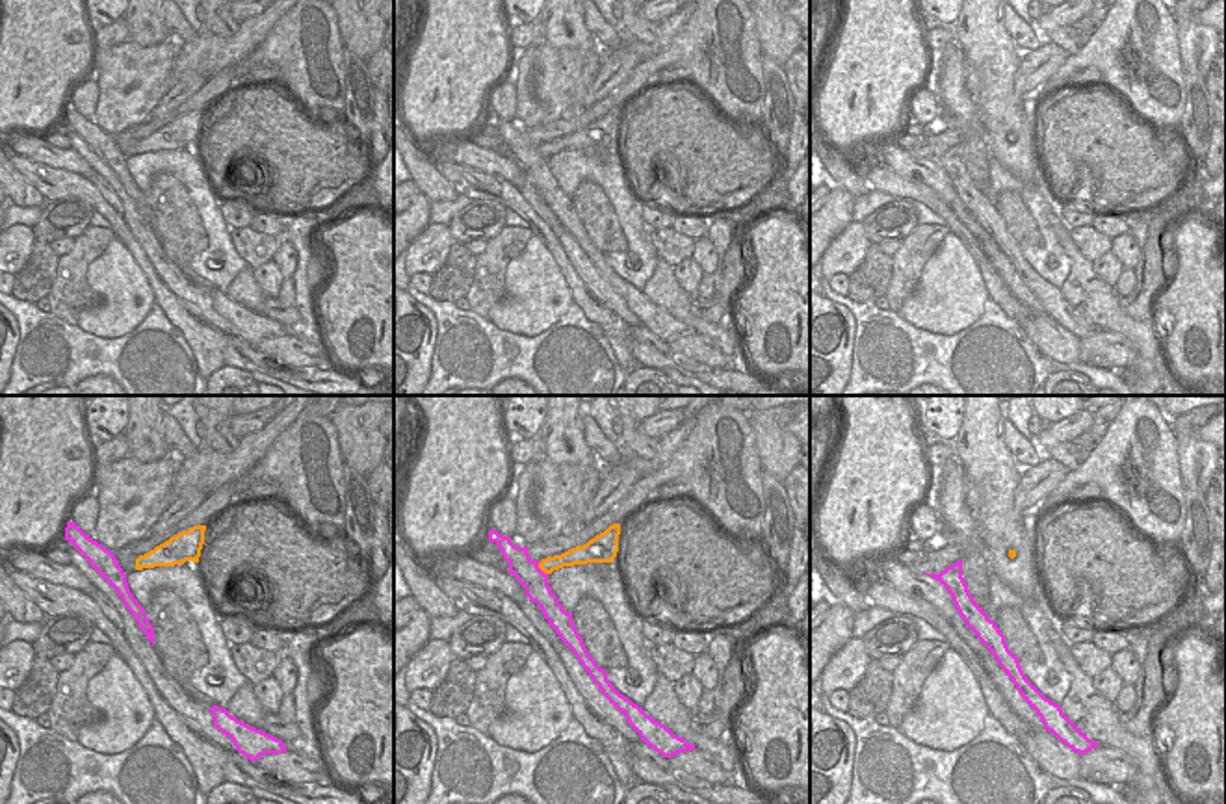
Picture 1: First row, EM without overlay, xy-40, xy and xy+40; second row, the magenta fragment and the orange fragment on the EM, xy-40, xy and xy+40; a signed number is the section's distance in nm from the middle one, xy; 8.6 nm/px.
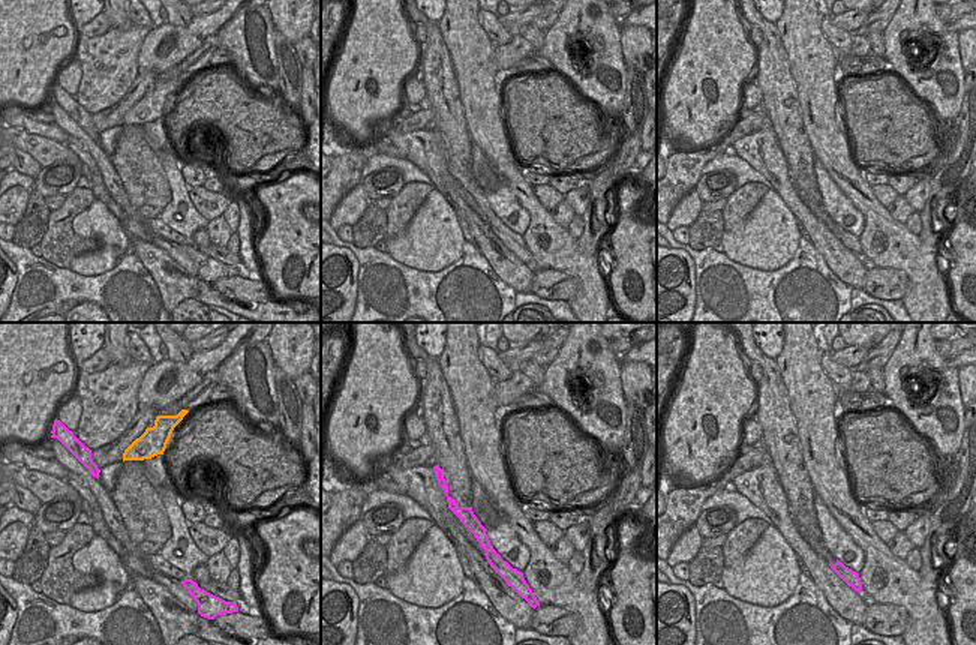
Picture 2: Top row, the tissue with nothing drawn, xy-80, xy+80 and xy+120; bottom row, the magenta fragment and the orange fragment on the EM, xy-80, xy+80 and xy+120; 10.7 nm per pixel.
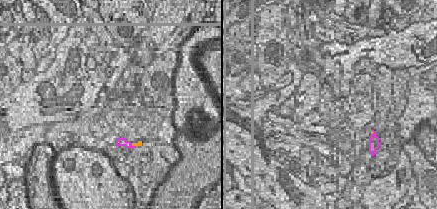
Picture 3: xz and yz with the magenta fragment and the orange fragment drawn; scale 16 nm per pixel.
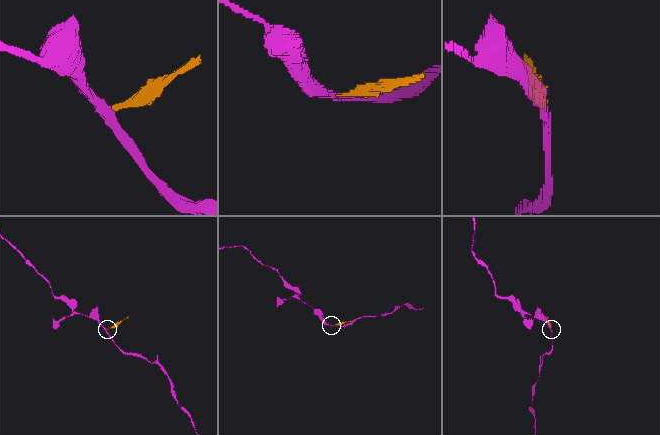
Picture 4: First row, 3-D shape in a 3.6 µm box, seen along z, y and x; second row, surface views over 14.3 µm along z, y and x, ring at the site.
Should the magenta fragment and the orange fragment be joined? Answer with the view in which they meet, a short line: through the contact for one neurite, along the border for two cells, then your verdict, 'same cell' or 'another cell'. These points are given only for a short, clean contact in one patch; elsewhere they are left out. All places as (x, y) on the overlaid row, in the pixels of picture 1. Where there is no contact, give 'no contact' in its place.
contact in xy; line xy (539, 561), (547, 574); another cell

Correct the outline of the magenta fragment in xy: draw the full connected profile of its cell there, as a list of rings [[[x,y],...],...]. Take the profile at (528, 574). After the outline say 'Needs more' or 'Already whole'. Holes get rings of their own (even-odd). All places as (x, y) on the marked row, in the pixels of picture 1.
[[[496,529],[489,531],[489,540],[496,542],[503,559],[509,563],[509,572],[526,589],[526,596],[535,602],[548,624],[555,629],[559,639],[572,650],[581,667],[589,672],[593,681],[598,685],[602,694],[626,717],[628,724],[639,733],[650,748],[663,758],[672,758],[680,752],[697,750],[685,739],[674,735],[665,724],[654,720],[630,698],[620,694],[611,681],[607,672],[596,665],[589,655],[583,639],[580,637],[572,613],[567,613],[559,603],[557,596],[548,585],[548,574],[539,568],[541,561],[533,561],[526,548],[518,548],[511,542],[511,537],[500,535]]]. Already whole.

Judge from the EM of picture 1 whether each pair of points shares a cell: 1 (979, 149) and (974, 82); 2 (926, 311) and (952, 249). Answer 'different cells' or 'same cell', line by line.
1: different cells
2: same cell

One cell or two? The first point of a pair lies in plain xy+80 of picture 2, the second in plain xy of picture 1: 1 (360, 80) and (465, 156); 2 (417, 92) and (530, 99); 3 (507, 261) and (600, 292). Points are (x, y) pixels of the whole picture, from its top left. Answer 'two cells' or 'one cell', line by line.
1: two cells
2: two cells
3: two cells

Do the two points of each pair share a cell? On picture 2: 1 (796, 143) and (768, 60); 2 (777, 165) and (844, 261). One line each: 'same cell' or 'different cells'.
1: same cell
2: same cell

